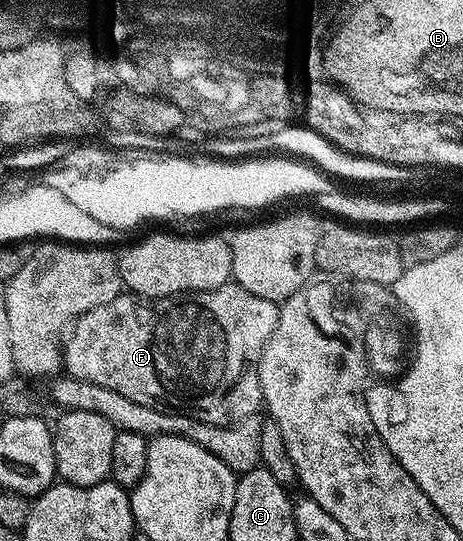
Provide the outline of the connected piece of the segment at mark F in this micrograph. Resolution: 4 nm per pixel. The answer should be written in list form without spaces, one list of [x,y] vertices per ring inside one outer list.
[[[234,280],[213,290],[197,290],[195,294],[177,294],[174,298],[149,300],[131,292],[122,292],[114,300],[80,315],[75,322],[71,323],[70,333],[67,335],[68,343],[65,341],[62,346],[62,366],[69,375],[90,380],[94,384],[102,384],[102,388],[114,388],[114,392],[136,401],[137,404],[158,406],[162,410],[174,410],[177,414],[189,414],[192,418],[202,420],[206,424],[228,426],[231,422],[253,417],[257,413],[256,409],[261,409],[260,361],[268,338],[278,324],[279,315],[280,306],[277,303],[262,300],[262,296],[254,296],[254,292],[246,292],[246,288],[242,288]]]

